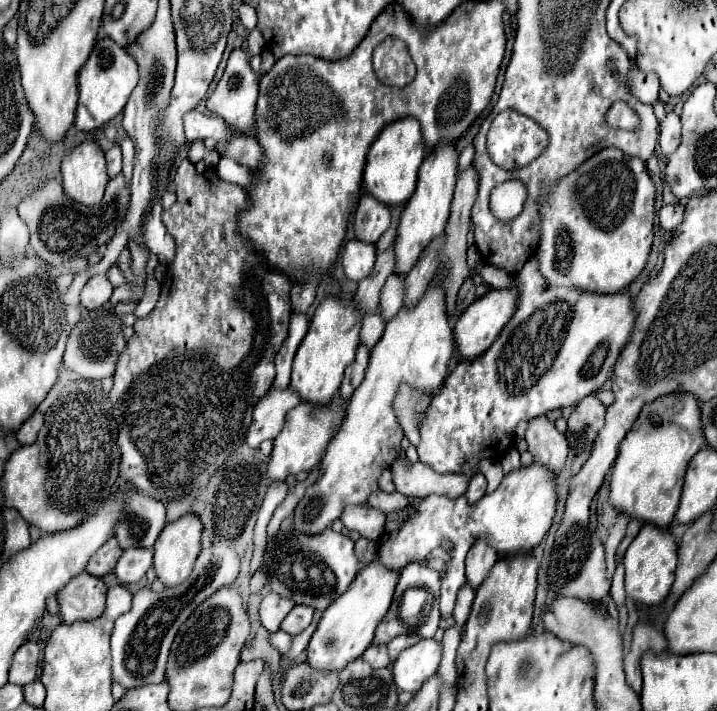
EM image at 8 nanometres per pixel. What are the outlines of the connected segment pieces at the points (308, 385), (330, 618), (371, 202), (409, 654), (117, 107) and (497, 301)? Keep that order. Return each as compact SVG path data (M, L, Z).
M325 298L313 314L311 326L307 336L303 338L291 374L291 390L299 394L303 402L315 406L327 406L339 384L343 380L345 368L353 362L355 350L359 346L359 332L361 332L363 316L355 310L355 302L347 302L343 298Z
M371 562L369 566L359 570L359 578L349 586L345 594L341 594L321 616L315 634L307 646L307 662L323 672L339 672L349 662L361 658L367 646L373 642L373 634L381 618L387 614L395 584L399 574L387 570L381 562Z
M363 194L355 208L353 228L355 236L363 242L375 244L379 236L389 228L391 224L391 208L375 200L371 194Z
M423 638L415 646L409 646L393 662L393 678L401 692L417 692L427 678L437 672L441 662L441 642L435 638Z
M101 38L97 40L89 60L79 72L79 106L77 106L77 116L75 116L75 126L79 130L91 132L111 118L115 118L127 104L135 84L137 84L139 72L137 72L137 62L133 56L127 54L123 46L113 42L111 38Z
M515 286L505 288L505 290L489 290L483 298L471 302L465 308L463 316L459 316L459 320L455 322L455 328L453 328L455 346L463 360L475 360L479 354L483 354L487 350L487 346L491 346L491 342L497 338L499 330L503 330L503 326L509 322L511 314L515 312L517 298L519 296L515 294Z

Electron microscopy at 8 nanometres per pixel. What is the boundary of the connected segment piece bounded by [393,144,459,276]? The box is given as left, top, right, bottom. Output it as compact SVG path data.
M439 144L423 162L423 166L419 168L419 182L417 182L417 190L411 196L411 200L405 204L401 218L399 218L399 226L397 226L397 238L393 242L393 250L395 250L395 274L405 276L413 264L417 262L419 254L423 252L423 248L437 236L441 236L441 232L445 230L447 218L449 218L449 206L451 206L451 198L453 198L453 190L455 190L455 180L457 180L457 150L453 144Z

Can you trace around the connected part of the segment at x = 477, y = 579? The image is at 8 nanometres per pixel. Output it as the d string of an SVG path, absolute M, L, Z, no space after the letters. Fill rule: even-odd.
M475 542L475 546L467 554L467 580L477 590L479 584L489 576L491 568L499 556L485 542Z

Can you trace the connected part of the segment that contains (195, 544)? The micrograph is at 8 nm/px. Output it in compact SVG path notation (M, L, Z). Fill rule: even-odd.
M185 514L163 528L155 542L153 568L157 578L167 586L183 584L201 552L203 524L195 514Z

